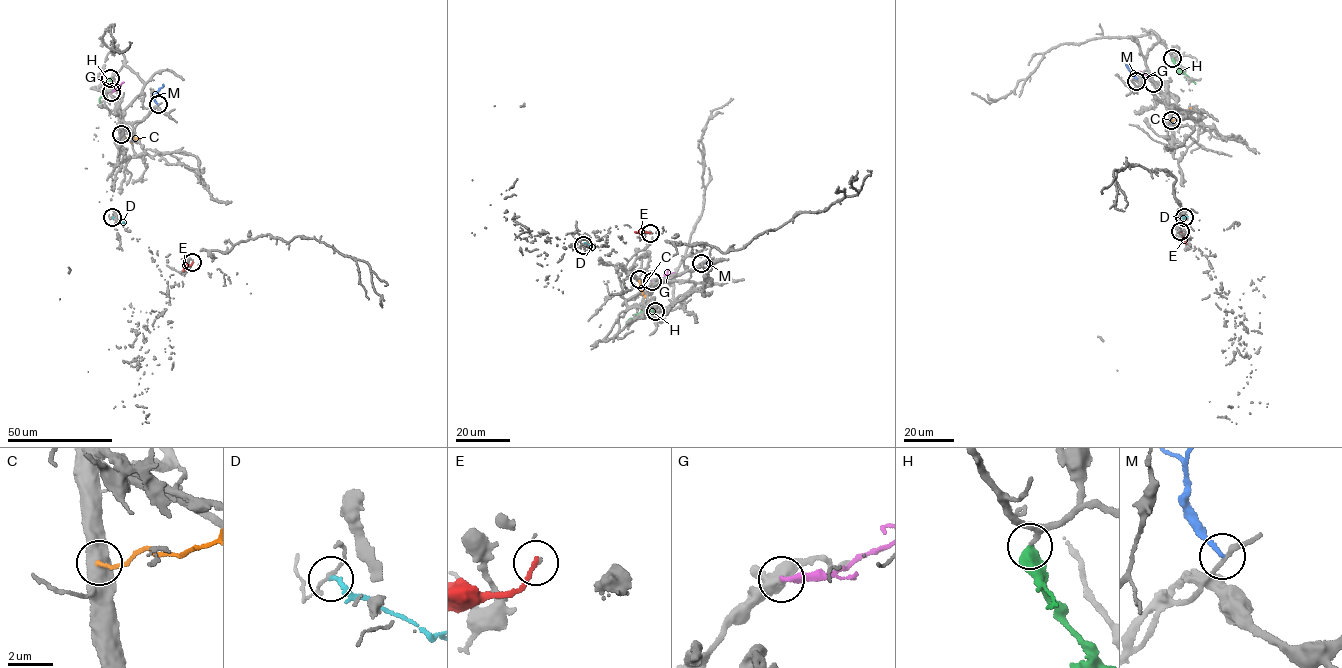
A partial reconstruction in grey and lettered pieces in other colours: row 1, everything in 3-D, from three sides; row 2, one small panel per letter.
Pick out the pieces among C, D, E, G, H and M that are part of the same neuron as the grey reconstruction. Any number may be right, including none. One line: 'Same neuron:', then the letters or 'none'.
Same neuron: H

